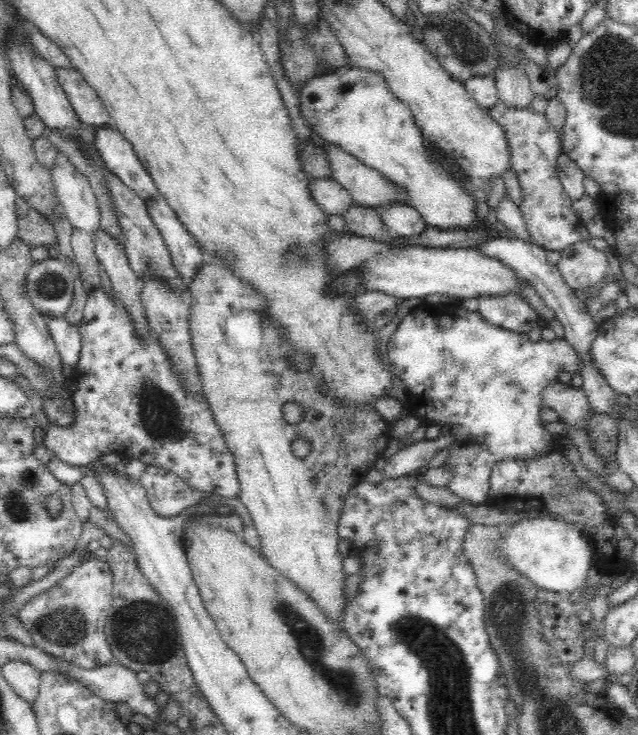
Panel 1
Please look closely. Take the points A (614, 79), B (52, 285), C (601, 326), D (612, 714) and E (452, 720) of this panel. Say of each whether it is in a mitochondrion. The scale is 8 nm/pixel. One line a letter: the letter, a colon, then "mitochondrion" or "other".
A: mitochondrion
B: mitochondrion
C: other
D: mitochondrion
E: mitochondrion

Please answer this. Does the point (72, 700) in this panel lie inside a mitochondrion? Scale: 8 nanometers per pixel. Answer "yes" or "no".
no

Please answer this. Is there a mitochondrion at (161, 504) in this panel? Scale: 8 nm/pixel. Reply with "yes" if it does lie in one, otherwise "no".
no

